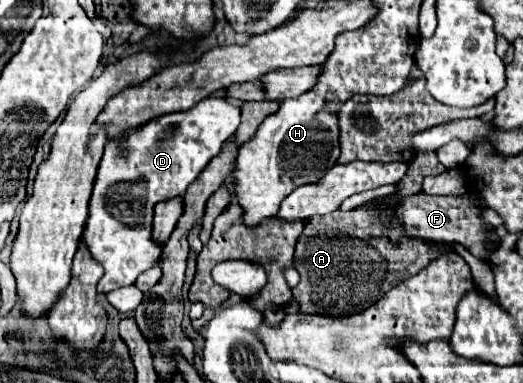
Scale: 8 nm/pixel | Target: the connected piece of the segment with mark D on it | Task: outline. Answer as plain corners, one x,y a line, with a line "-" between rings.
205,98
197,106
187,112
175,112
159,116
145,126
137,128
137,132
129,132
123,142
105,144
105,154
101,166
97,170
97,180
93,188
93,196
89,202
89,218
83,230
83,242
89,246
91,256
99,260
105,268
103,278
99,280
97,292
107,294
115,288
131,286
137,276
153,266
159,266
163,256
163,244
153,240
153,208
159,200
171,196
183,196
187,186
203,172
213,156
217,156
223,148
223,142
233,136
239,126
241,108
229,104
225,98

